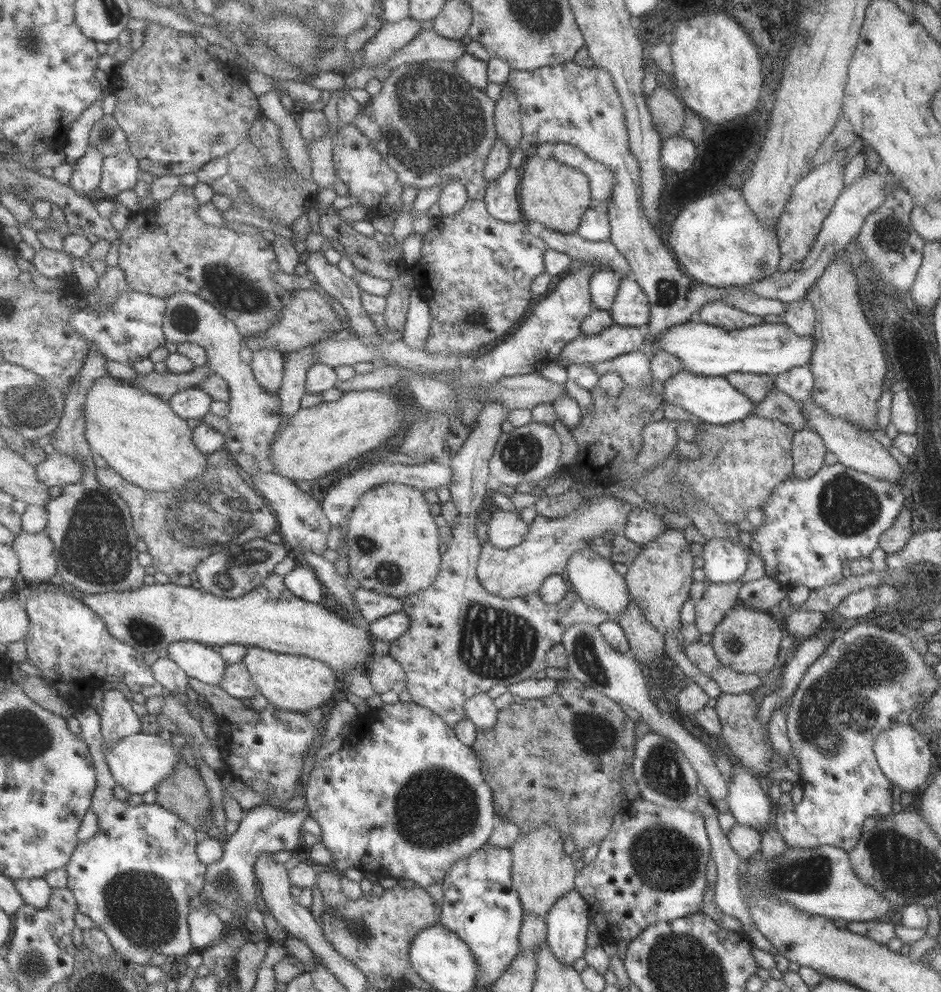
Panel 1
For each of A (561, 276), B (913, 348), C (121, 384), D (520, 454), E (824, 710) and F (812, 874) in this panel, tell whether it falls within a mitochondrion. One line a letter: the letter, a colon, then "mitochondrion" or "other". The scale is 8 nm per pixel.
A: other
B: other
C: other
D: mitochondrion
E: mitochondrion
F: mitochondrion

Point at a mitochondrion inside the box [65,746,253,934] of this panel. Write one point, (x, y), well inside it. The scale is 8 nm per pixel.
(227, 889)

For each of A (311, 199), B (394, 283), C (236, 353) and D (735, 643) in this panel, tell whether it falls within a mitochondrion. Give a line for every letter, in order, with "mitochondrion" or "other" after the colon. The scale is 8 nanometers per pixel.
A: other
B: other
C: other
D: mitochondrion

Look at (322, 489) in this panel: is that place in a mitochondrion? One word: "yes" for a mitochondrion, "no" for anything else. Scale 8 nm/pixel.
no

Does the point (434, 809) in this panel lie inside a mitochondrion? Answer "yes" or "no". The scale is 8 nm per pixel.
yes

